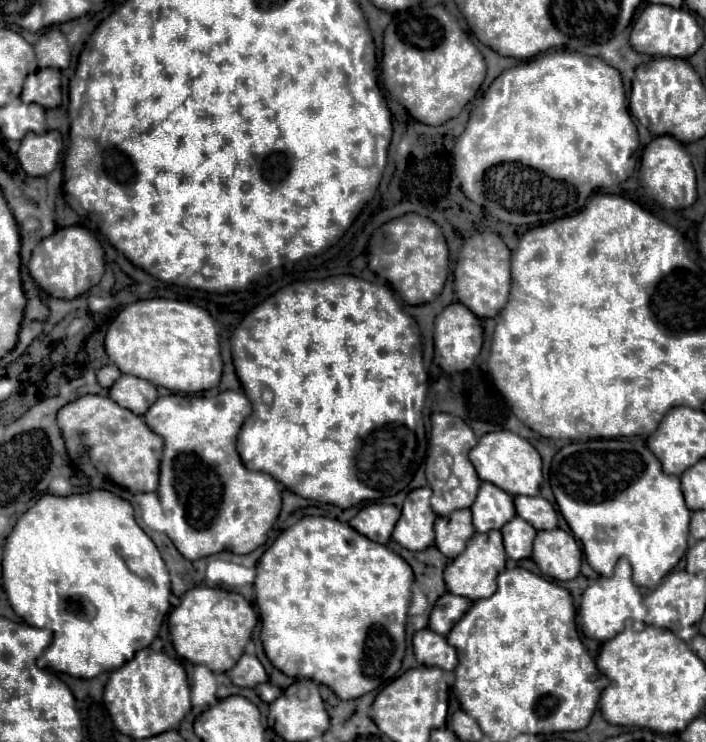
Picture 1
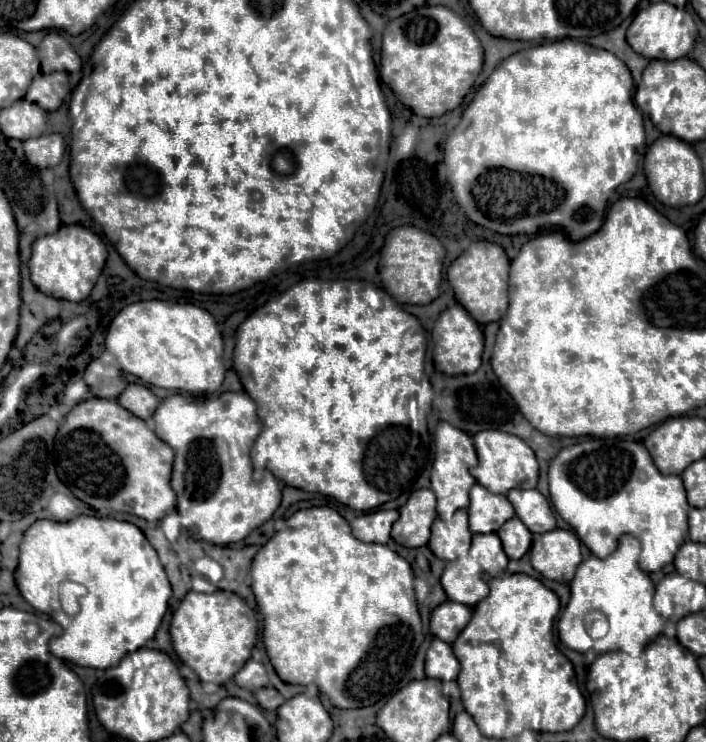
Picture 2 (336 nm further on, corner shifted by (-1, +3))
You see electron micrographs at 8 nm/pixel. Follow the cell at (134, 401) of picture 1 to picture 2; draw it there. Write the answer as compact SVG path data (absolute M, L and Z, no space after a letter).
M130 383L118 397L118 403L124 409L128 409L132 415L136 415L140 419L150 419L158 407L158 397L148 387Z

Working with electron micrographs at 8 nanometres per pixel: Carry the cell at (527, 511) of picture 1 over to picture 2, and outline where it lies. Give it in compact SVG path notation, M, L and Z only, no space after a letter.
M512 489L508 501L514 505L516 517L530 529L530 533L542 535L556 527L550 503L538 489Z

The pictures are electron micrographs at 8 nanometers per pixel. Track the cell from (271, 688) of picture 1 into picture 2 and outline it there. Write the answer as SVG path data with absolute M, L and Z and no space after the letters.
M266 687L266 689L258 689L254 693L258 705L262 709L268 709L268 711L276 711L282 703L284 703L284 697L274 689L274 687Z

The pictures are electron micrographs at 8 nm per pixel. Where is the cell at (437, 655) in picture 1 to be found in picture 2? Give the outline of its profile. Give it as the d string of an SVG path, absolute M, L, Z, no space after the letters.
M434 639L426 653L426 677L440 681L454 681L458 677L460 663L452 653L452 647L440 639Z

